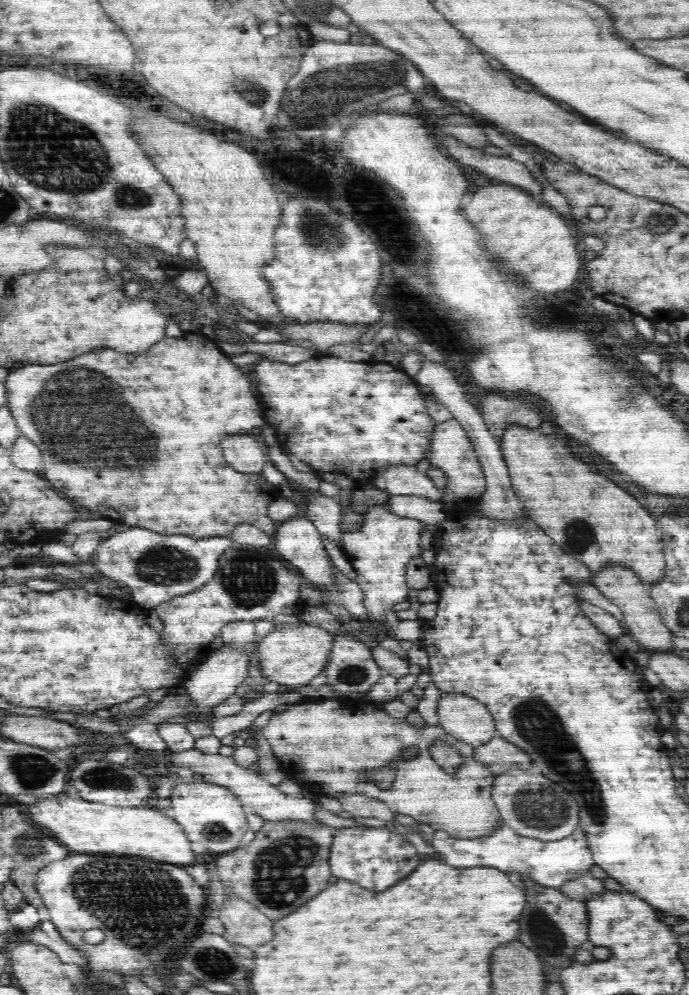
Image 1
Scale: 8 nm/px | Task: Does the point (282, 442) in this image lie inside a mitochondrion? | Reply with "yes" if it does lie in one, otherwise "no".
no

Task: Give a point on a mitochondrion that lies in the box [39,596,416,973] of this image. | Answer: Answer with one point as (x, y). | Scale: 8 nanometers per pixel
(120, 895)

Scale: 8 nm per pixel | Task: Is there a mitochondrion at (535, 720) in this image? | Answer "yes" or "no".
yes

